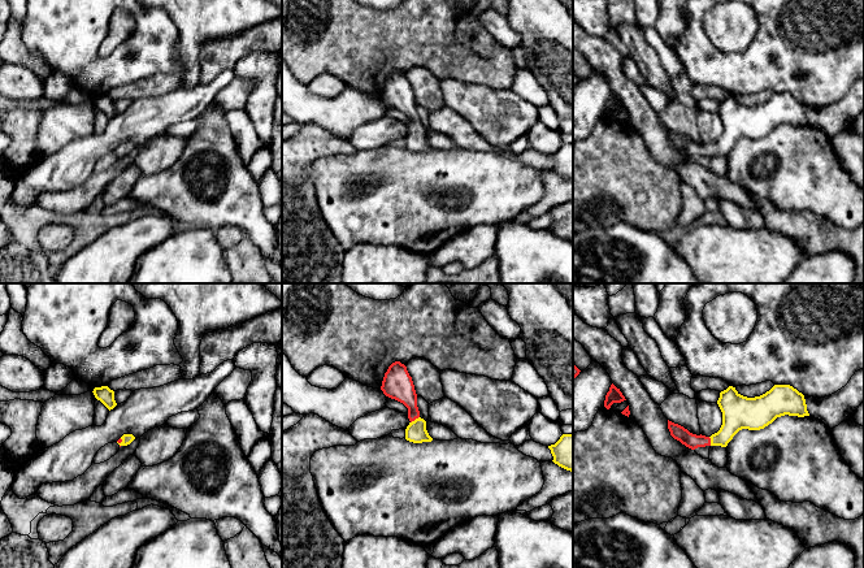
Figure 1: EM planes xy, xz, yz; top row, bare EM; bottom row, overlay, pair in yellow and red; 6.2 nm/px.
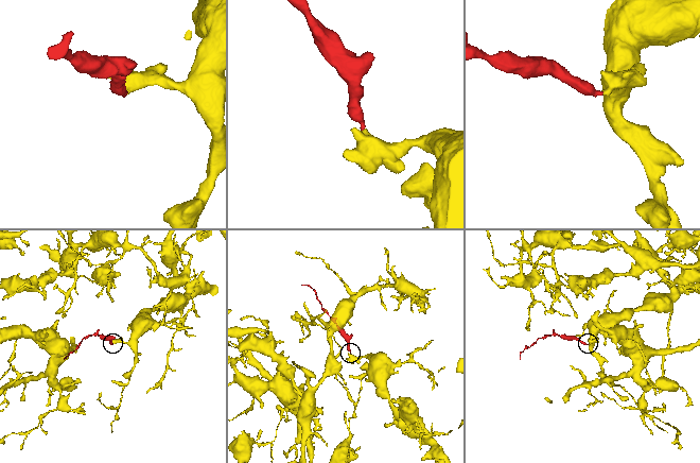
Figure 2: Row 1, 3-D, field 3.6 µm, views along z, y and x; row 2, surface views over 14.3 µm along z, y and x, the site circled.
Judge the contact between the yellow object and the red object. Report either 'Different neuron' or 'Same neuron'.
Same neuron

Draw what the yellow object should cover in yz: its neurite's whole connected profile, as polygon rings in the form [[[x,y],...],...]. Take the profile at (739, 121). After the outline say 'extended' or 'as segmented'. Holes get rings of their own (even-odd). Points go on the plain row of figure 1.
[[[774,94],[755,107],[743,105],[729,95],[720,101],[717,113],[722,121],[722,134],[717,142],[711,146],[696,144],[668,129],[670,144],[691,159],[705,155],[726,156],[742,138],[760,139],[785,123],[809,125],[804,104],[790,94]]]; extended

